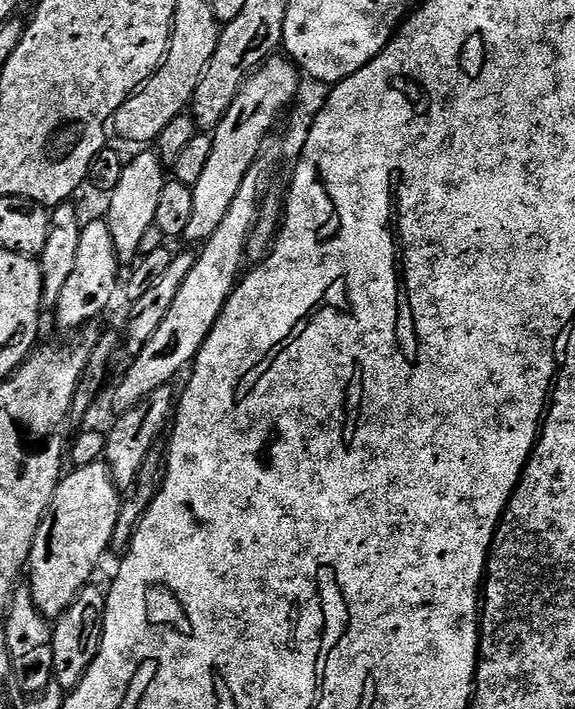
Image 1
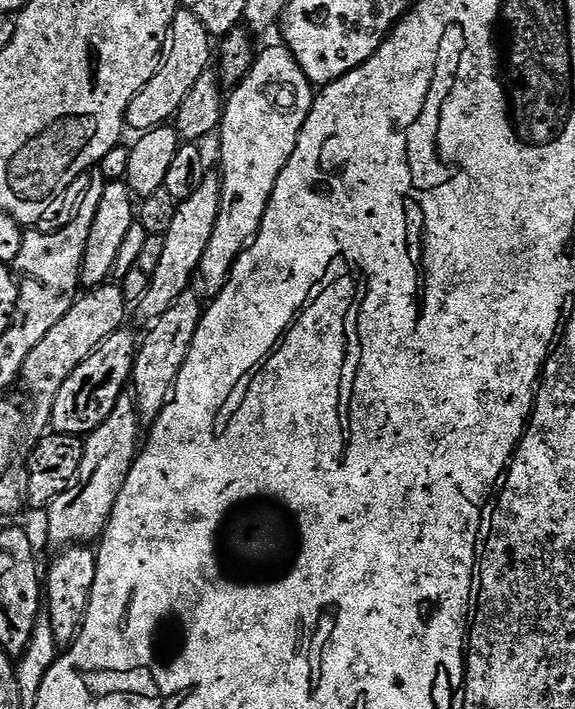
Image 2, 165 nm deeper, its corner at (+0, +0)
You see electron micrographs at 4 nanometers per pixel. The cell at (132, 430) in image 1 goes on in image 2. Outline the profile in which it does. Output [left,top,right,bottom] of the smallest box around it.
[130,286,206,425]

